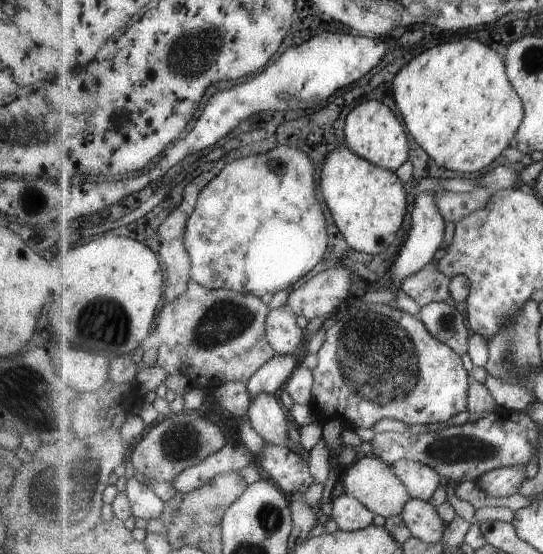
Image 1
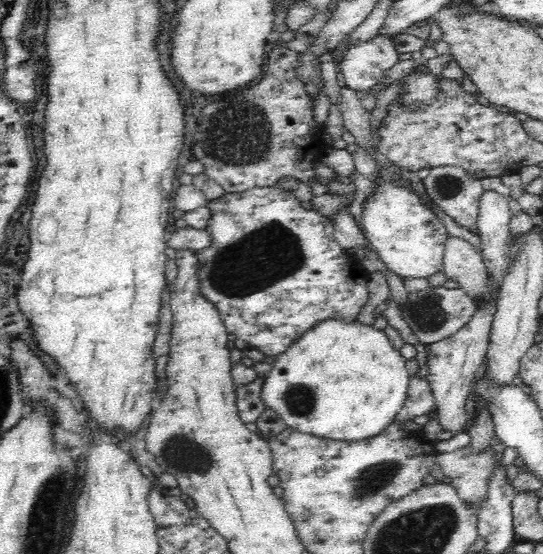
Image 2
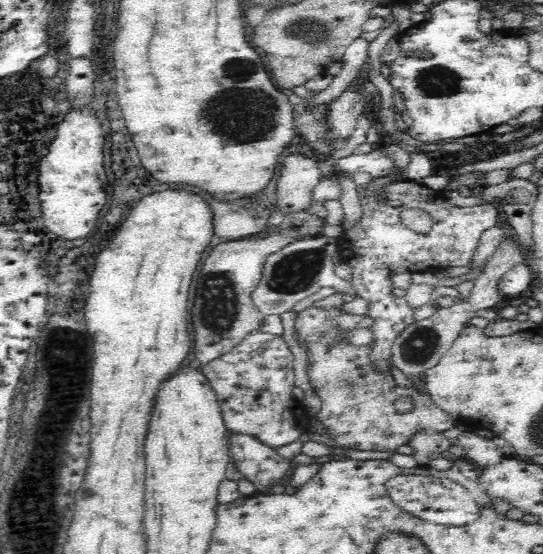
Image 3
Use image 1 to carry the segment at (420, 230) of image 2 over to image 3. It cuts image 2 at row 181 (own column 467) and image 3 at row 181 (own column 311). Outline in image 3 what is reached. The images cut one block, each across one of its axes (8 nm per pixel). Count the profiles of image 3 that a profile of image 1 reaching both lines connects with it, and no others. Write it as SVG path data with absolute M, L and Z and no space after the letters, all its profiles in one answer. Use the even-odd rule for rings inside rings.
M408 180L402 182L393 182L386 191L385 196L391 203L384 203L378 205L370 195L366 195L364 191L360 191L364 188L364 185L357 185L357 194L359 197L359 204L363 214L358 222L355 223L351 229L344 229L342 223L339 225L342 231L337 236L339 255L343 259L344 263L347 263L353 269L351 276L351 284L355 293L362 298L370 301L369 315L374 319L373 330L373 349L372 358L374 361L379 362L380 371L385 371L391 366L387 362L392 354L392 345L394 339L404 330L407 326L410 326L414 322L414 311L408 307L408 303L404 301L404 297L394 290L391 284L391 275L401 272L435 272L452 266L466 266L470 264L471 259L474 256L480 236L484 230L496 226L498 224L498 209L499 206L496 202L491 200L486 201L483 198L483 204L470 207L458 207L446 201L443 193L439 191L433 191L426 185L412 183ZM406 208L419 208L422 209L433 218L433 227L430 228L430 233L422 234L421 232L414 232L401 221L400 212L406 210Z

